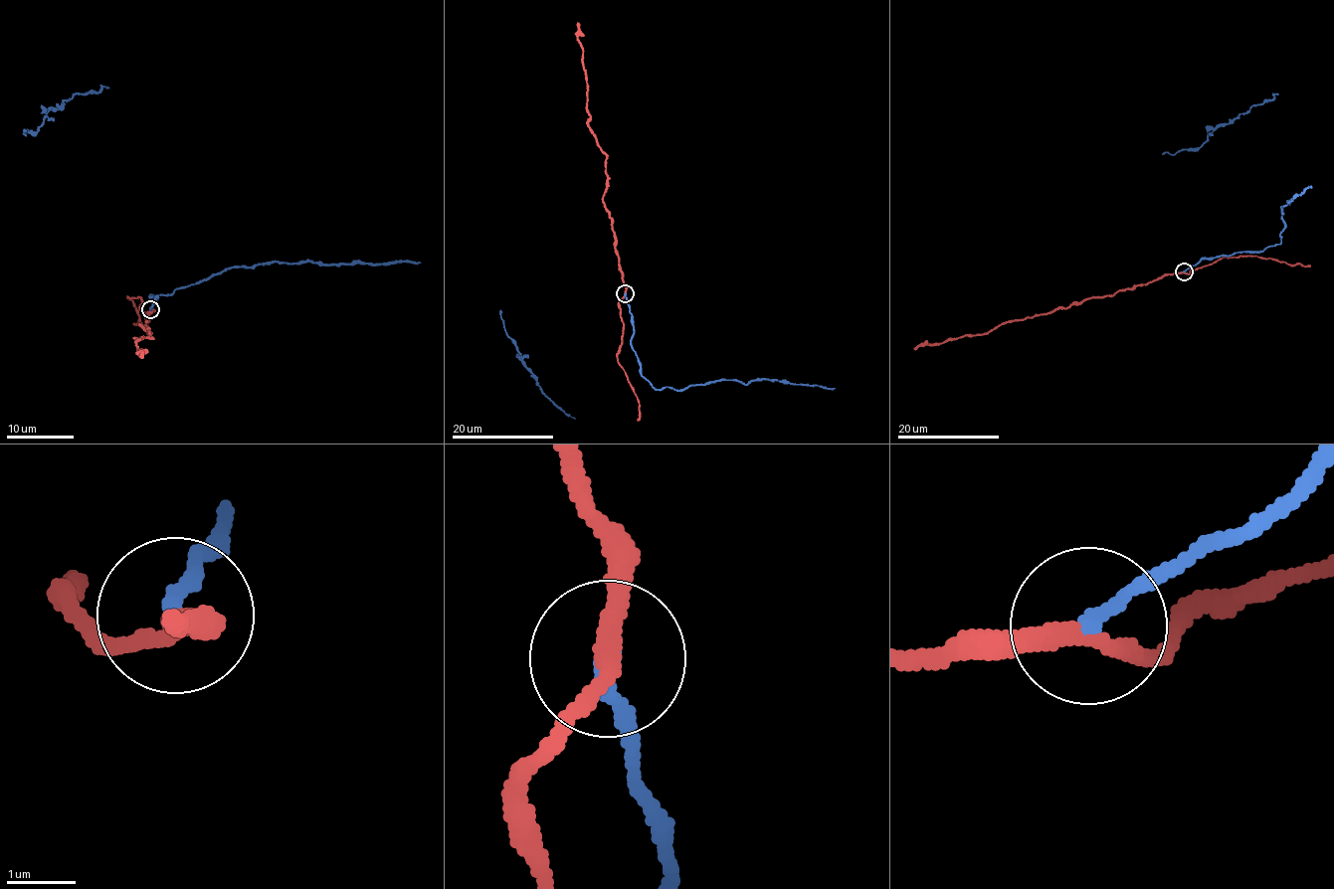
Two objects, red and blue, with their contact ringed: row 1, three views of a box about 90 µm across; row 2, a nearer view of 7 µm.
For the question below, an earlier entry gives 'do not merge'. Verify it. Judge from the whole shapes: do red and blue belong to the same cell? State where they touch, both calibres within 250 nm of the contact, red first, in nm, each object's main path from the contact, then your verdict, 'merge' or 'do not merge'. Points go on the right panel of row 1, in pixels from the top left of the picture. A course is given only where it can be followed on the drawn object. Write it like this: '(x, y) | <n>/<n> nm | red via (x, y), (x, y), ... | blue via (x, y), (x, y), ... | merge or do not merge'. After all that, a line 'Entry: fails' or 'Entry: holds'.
(1184, 271) | 280/240 nm | red via (1184, 271), (1163, 274), (1112, 295), (1072, 302), (1067, 307), (1003, 322), (983, 334), (919, 345), (914, 350) | blue via (1184, 271), (1205, 258), (1261, 252), (1280, 242), (1279, 234), (1285, 226), (1281, 207), (1310, 186) | do not merge
Entry: holds

